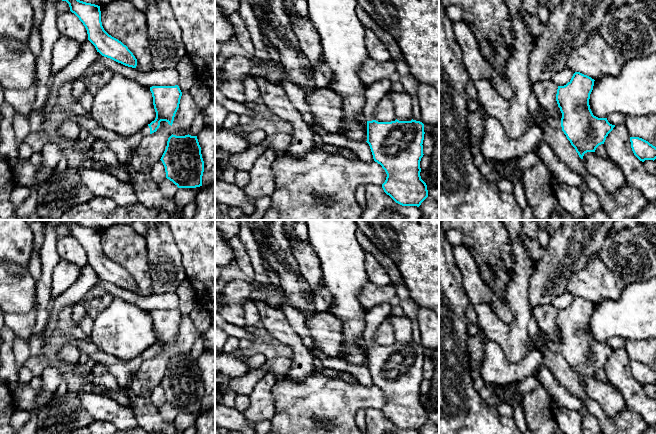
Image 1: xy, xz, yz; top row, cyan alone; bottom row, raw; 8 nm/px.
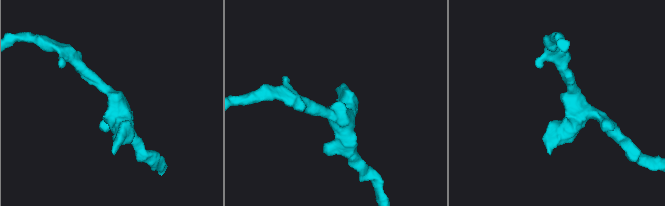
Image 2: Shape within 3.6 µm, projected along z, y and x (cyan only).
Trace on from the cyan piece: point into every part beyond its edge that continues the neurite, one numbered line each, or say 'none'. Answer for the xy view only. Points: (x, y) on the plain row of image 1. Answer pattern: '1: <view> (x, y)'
1: xy (145, 355)

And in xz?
1: xz (375, 316)

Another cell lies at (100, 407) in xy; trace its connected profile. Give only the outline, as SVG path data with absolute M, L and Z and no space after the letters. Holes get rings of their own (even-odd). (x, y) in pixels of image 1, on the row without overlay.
M93 391L75 392L81 406L96 420L107 421L118 430L129 430L138 426L137 419L130 406L123 406L108 396Z

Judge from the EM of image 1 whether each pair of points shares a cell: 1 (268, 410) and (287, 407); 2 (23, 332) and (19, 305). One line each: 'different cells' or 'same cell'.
1: different cells
2: different cells

